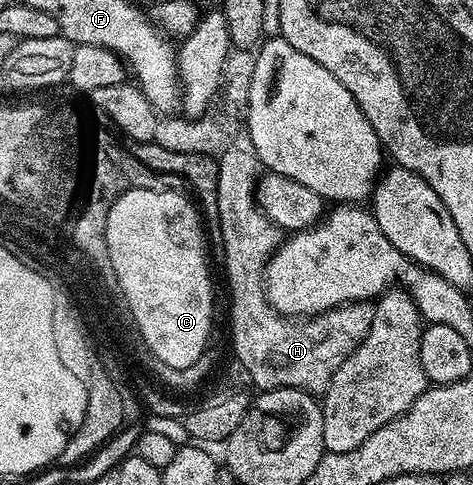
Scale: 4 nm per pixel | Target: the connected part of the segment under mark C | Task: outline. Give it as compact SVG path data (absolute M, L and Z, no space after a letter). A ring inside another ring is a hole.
M127 187L109 208L105 239L117 283L133 295L135 314L144 324L151 346L171 365L191 365L204 356L203 344L211 337L211 273L207 270L209 249L196 202L173 189L141 190Z

